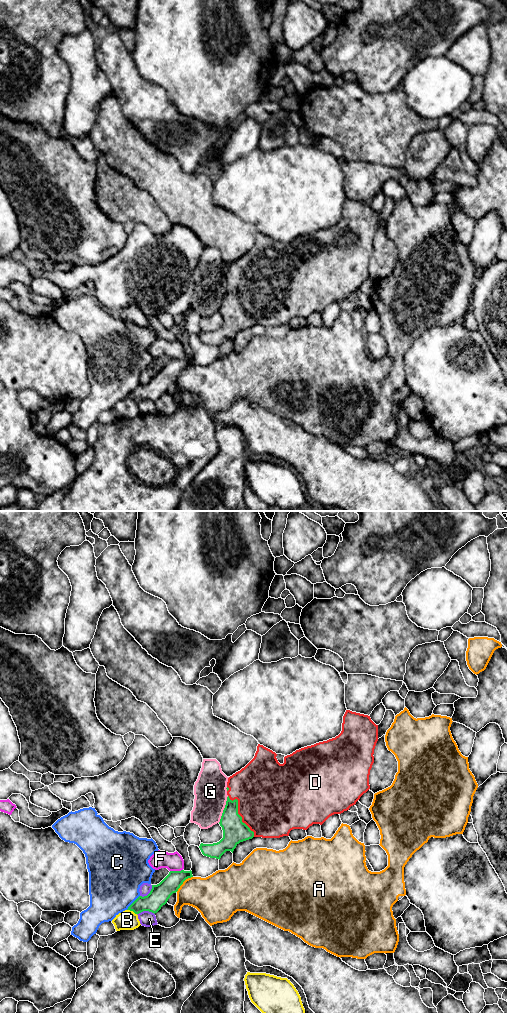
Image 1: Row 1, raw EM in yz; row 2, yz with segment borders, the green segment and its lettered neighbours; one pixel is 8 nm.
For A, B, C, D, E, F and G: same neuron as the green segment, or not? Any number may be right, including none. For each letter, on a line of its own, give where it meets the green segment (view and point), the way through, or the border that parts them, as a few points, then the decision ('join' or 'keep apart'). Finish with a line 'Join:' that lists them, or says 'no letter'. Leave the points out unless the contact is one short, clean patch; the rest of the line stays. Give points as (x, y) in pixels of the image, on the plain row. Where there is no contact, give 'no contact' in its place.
A: meets green in yz at (183, 369); keep apart
B: meets green in yz at (132, 398); keep apart
C: meets green in yz at (133, 390); keep apart
D: meets green in yz at (237, 301); join
E: meets green in yz at (145, 398); keep apart
F: meets green in yz at (176, 359); keep apart
G: meets green in yz at (224, 297); keep apart
Join: D

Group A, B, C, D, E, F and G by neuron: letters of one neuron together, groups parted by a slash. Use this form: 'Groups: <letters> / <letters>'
Groups: A / B / C / D / E / F / G

